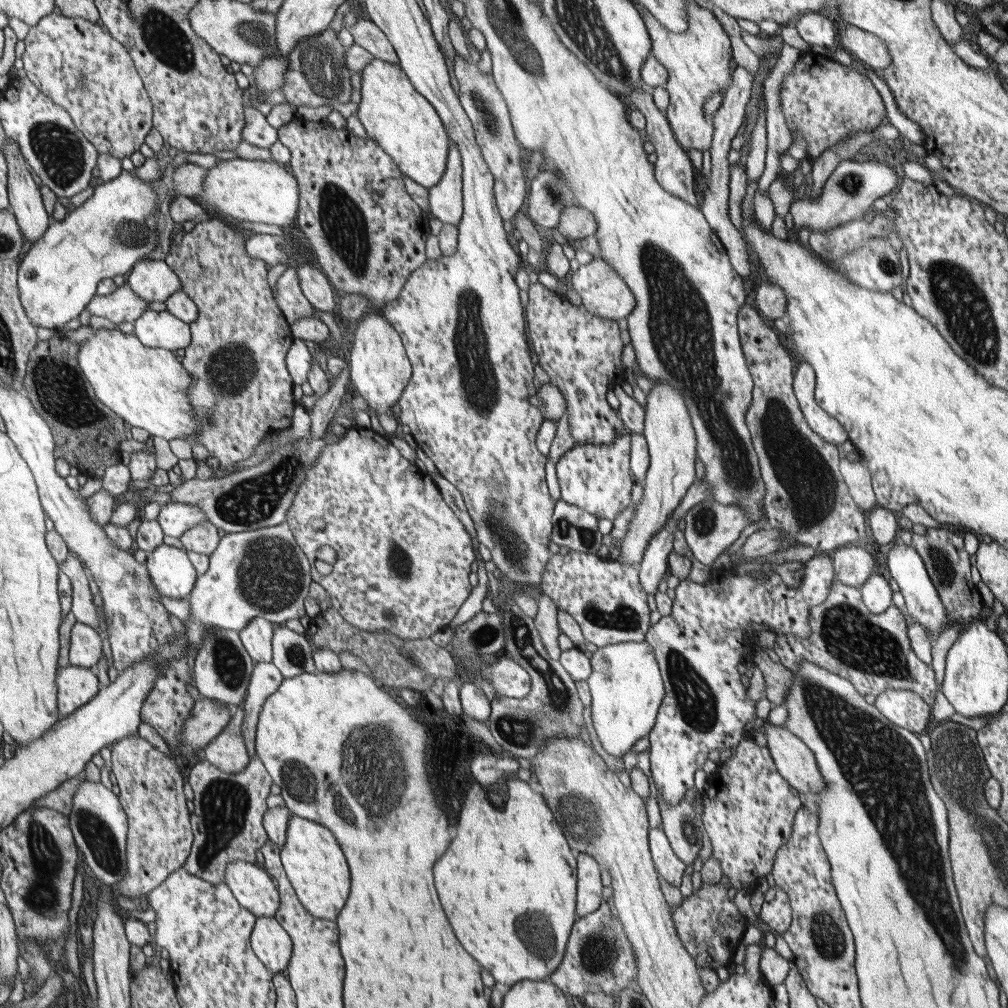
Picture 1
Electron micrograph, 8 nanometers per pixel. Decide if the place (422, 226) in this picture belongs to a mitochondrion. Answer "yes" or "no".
no

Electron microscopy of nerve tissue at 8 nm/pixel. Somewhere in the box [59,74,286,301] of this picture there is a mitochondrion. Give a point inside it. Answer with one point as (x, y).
(126, 233)

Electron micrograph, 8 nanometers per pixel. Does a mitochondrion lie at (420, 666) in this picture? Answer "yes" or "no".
yes

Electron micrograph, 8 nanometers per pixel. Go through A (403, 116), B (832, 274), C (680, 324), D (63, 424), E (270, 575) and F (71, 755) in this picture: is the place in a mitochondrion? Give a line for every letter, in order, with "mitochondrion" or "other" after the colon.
A: other
B: other
C: mitochondrion
D: other
E: mitochondrion
F: other

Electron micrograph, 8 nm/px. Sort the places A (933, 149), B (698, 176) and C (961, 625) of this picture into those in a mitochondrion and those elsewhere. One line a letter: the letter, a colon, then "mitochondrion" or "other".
A: other
B: other
C: other

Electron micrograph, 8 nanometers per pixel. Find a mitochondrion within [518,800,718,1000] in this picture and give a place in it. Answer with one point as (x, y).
(599, 952)

